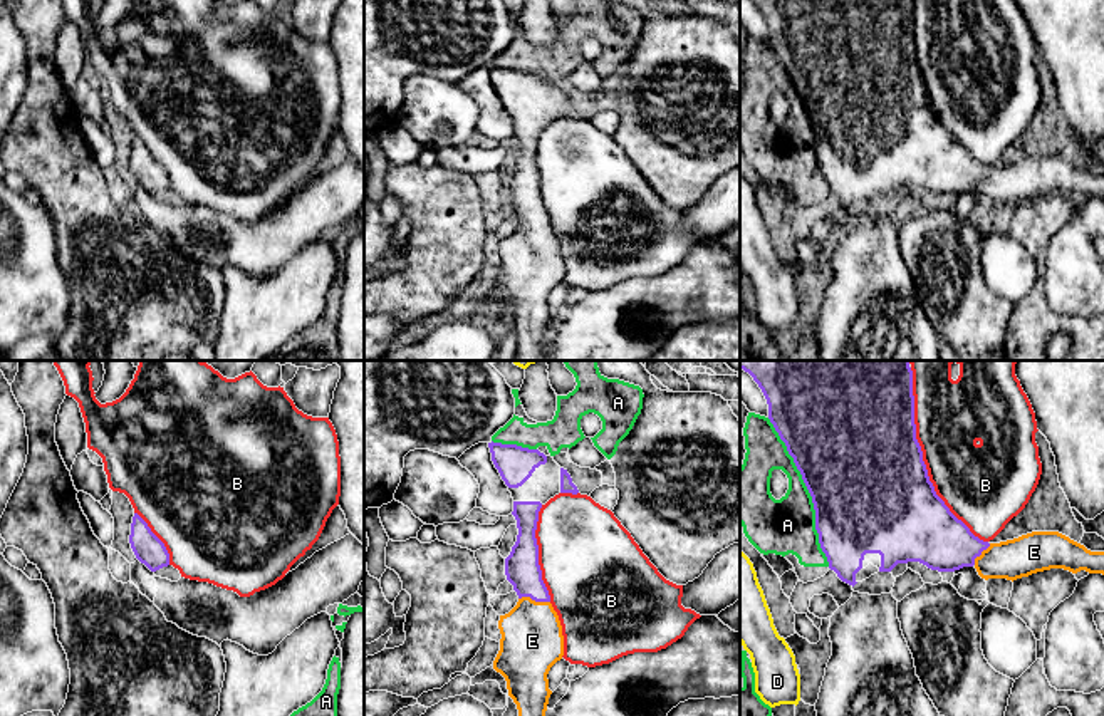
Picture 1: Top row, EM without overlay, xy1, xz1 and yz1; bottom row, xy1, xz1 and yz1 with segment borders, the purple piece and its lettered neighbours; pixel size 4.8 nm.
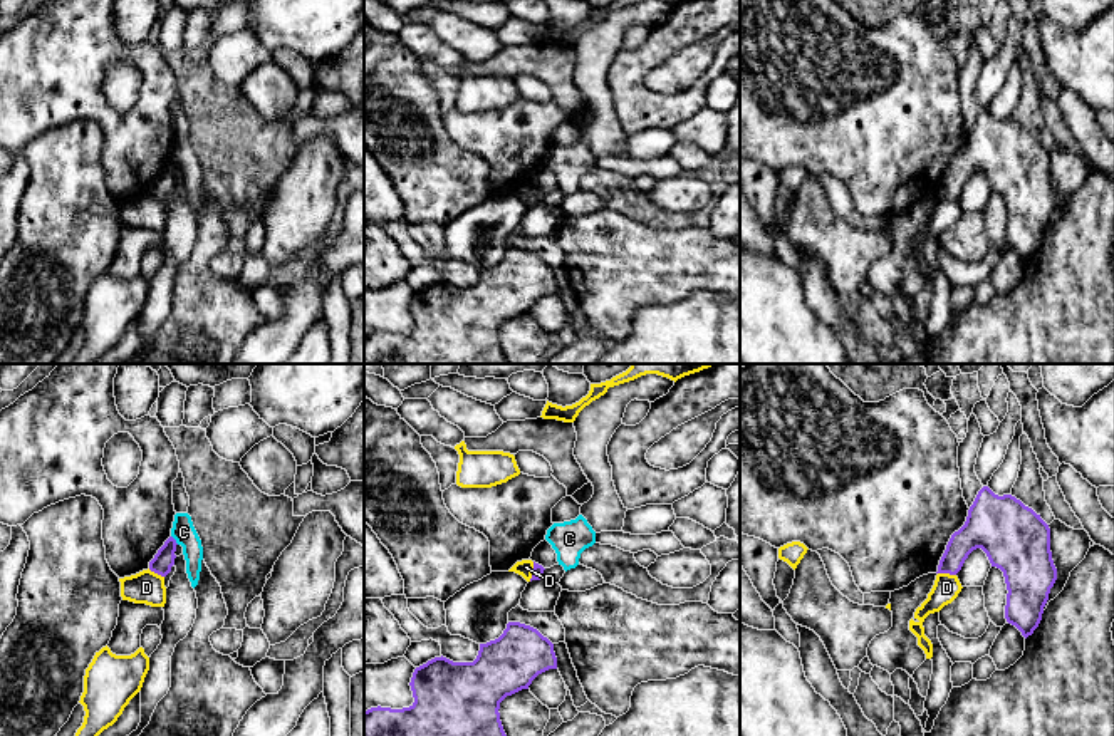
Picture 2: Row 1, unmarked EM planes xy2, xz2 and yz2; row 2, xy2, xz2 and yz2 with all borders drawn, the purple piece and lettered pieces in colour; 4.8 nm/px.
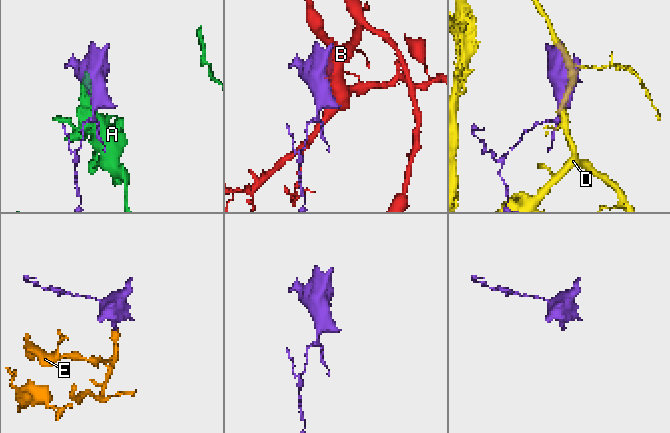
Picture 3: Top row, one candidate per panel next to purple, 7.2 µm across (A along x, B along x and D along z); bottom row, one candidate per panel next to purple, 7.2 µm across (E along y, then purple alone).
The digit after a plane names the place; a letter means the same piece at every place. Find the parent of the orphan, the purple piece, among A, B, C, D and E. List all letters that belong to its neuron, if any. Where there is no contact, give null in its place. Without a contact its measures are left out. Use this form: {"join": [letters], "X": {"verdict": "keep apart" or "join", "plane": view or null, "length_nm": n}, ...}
{"join": ["E"], "A": {"verdict": "keep apart", "plane": "yz1", "length_nm": 750}, "B": {"verdict": "keep apart", "plane": "yz1", "length_nm": 900}, "C": {"verdict": "keep apart", "plane": "xy2", "length_nm": 60}, "D": {"verdict": "keep apart", "plane": "xz2", "length_nm": 100}, "E": {"verdict": "join", "plane": "xz1", "length_nm": 150}}

